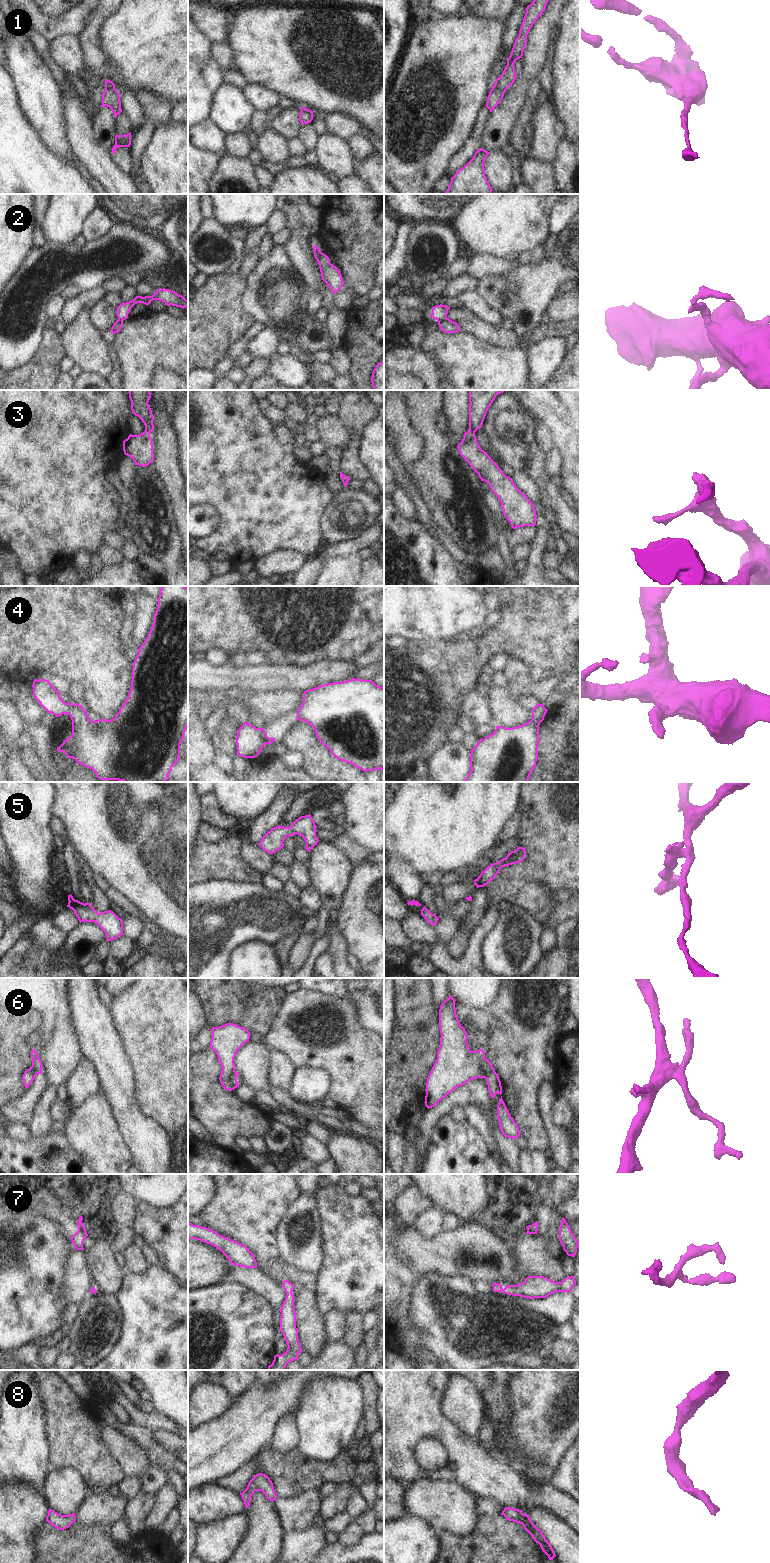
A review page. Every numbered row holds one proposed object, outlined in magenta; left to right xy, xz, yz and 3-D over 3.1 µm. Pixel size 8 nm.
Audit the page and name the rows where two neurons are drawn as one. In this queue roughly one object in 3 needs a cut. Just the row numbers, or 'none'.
2, 6

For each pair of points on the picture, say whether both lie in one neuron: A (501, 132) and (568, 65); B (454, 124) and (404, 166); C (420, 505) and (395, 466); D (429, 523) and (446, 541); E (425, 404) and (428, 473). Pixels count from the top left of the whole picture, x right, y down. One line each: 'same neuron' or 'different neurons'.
A: different neurons
B: same neuron
C: same neuron
D: different neurons
E: same neuron

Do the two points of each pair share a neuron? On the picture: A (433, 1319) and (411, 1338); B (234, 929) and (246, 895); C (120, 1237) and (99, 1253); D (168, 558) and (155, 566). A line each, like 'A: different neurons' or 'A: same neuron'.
A: different neurons
B: same neuron
C: different neurons
D: different neurons

